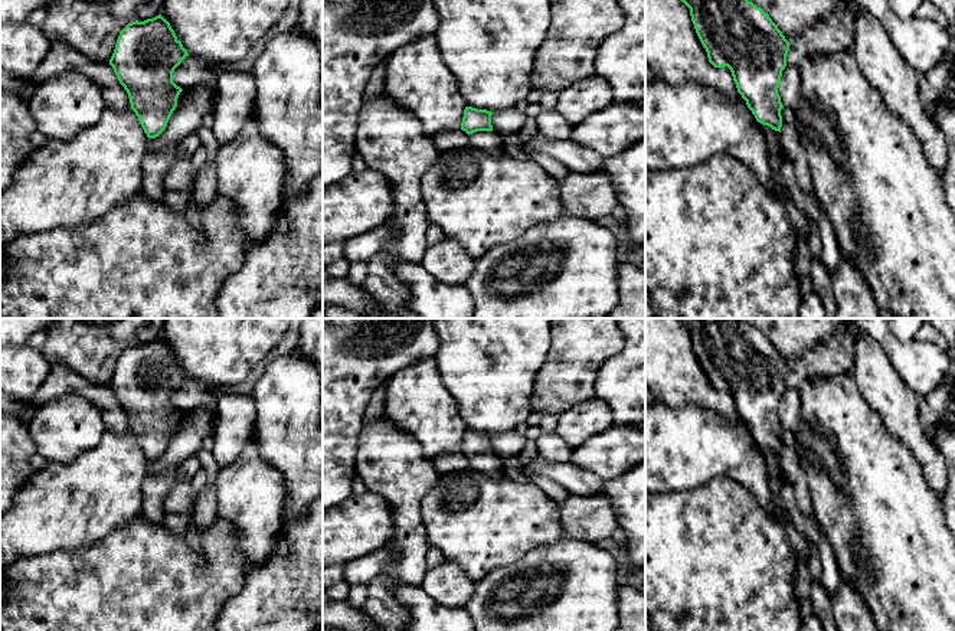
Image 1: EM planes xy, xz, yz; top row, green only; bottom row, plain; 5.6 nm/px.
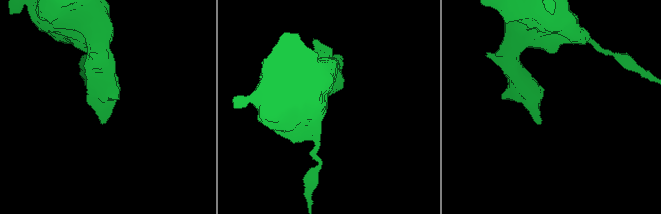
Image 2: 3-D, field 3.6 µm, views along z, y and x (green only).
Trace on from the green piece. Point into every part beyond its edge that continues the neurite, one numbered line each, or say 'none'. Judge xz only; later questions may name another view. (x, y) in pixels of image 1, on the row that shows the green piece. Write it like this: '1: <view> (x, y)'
1: xz (489, 141)

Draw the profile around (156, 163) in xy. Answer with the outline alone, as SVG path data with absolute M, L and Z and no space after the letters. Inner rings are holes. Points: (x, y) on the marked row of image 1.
M176 146L147 150L143 161L143 192L153 202L163 200L166 194L164 176L176 161Z

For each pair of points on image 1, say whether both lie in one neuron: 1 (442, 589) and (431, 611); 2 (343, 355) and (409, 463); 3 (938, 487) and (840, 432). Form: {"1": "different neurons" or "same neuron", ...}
{"1": "different neurons", "2": "different neurons", "3": "different neurons"}

